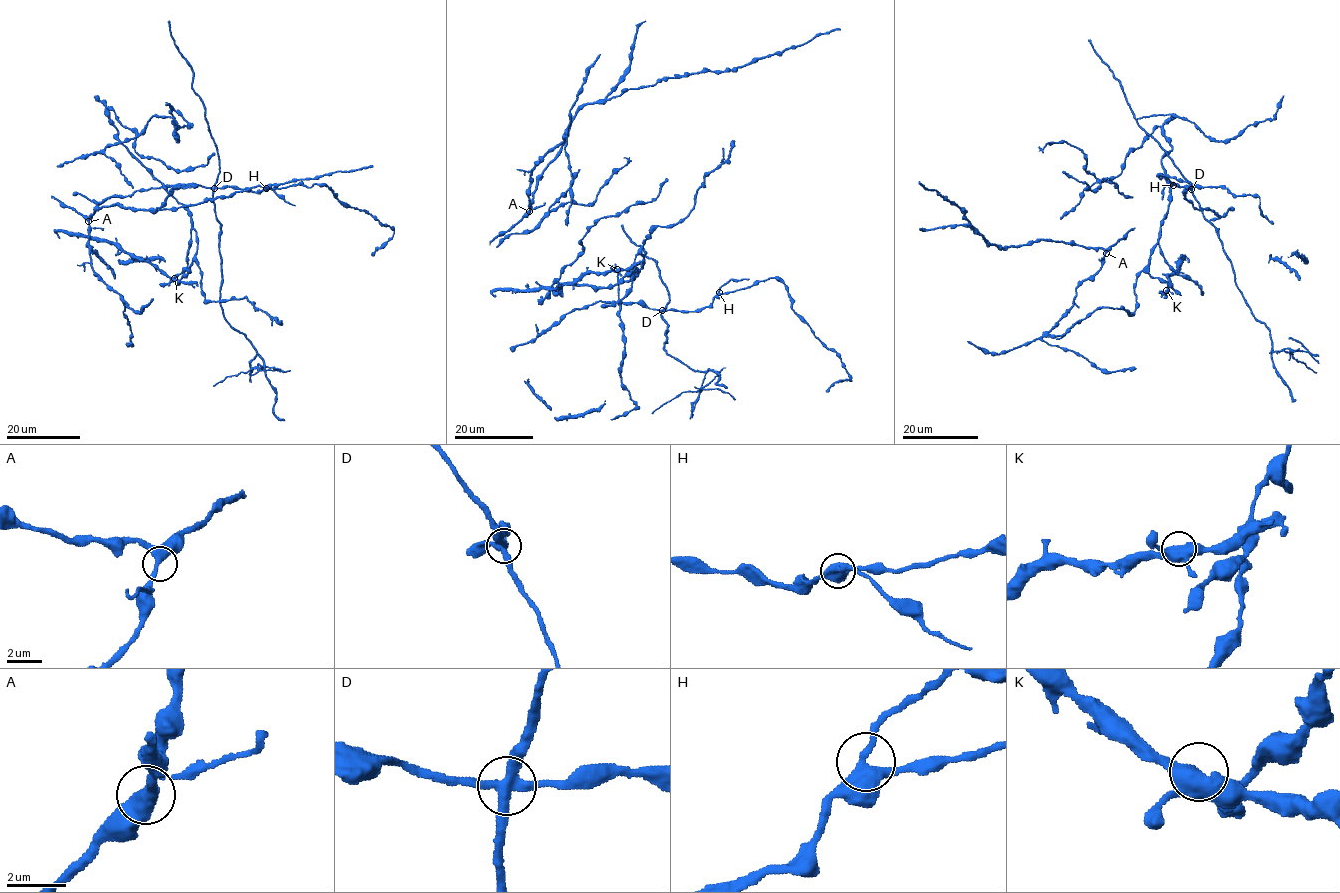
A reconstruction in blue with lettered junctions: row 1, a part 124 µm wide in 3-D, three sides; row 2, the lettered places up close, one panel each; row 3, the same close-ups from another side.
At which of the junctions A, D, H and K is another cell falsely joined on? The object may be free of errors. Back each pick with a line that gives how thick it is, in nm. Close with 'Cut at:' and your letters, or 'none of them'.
D: calibre 360 nm
Cut at: D

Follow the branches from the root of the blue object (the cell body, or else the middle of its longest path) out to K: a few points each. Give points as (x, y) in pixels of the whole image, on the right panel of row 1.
K: (1137, 148), (1158, 127), (1172, 148), (1161, 159), (1169, 205), (1149, 266), (1175, 292), (1166, 290)

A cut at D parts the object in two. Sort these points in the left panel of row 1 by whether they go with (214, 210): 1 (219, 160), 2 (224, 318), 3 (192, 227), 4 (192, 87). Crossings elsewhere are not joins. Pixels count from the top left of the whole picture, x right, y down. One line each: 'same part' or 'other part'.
1: same part
2: same part
3: other part
4: same part

